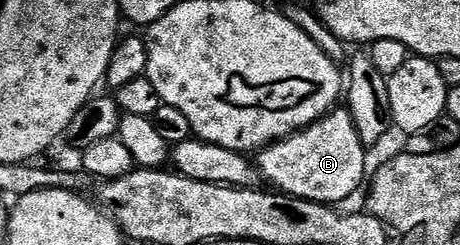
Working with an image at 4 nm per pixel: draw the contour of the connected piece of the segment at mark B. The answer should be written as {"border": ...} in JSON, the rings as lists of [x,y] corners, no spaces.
{"border":[[[350,115],[330,120],[272,145],[258,157],[258,171],[272,189],[297,200],[328,206],[343,206],[339,204],[358,194],[367,176],[368,149],[363,147]]]}

